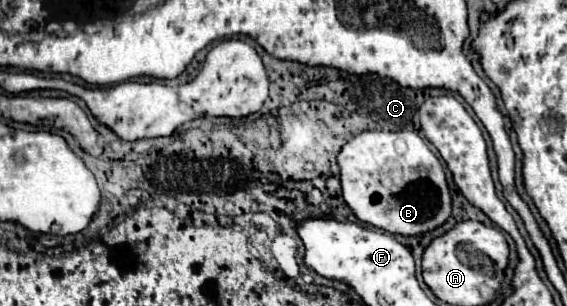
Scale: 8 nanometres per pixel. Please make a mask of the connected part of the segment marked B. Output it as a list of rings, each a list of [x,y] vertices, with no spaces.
[[[365,130],[339,152],[343,200],[357,220],[391,234],[415,236],[441,226],[451,214],[451,196],[437,156],[415,132]]]

